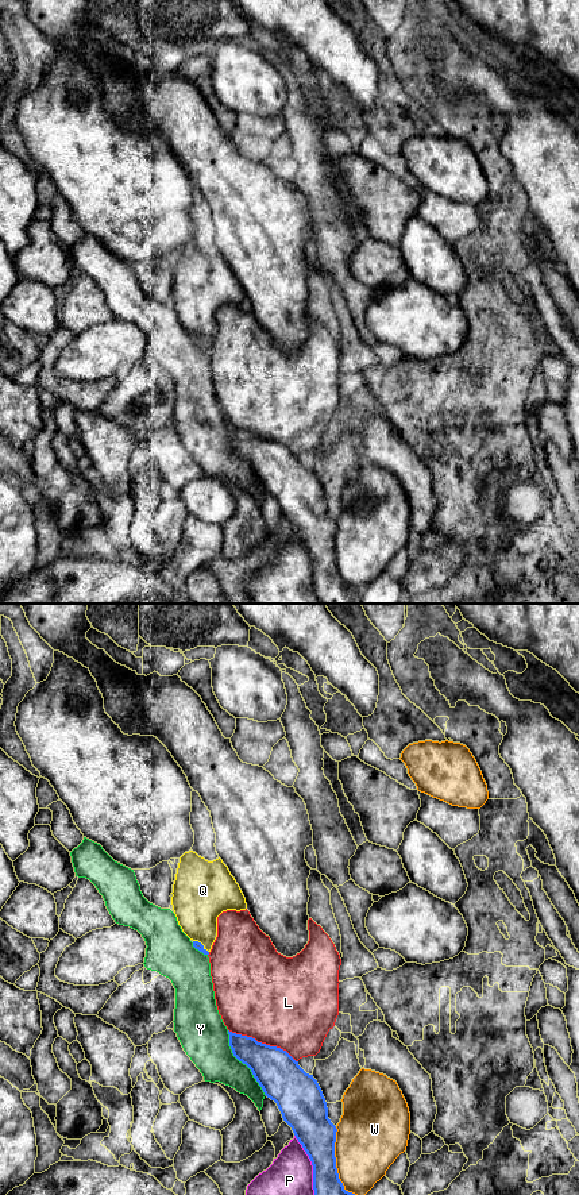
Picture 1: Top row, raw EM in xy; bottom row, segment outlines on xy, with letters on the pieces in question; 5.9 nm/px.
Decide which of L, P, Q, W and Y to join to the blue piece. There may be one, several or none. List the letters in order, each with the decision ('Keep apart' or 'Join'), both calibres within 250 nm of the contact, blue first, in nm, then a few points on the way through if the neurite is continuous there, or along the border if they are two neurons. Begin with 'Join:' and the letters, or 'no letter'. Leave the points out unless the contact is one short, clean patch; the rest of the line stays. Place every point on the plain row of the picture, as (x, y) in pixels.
Join: Y
L: Keep apart. Thickness 260 nm (blue) against 500 nm
P: Keep apart. Thickness 220 nm (blue) against 380 nm
Q: Keep apart. Thickness 50 nm (blue) against 300 nm
W: Keep apart. Thickness 220 nm (blue) against 380 nm
Y: Join. Thickness 260 nm (blue) against 280 nm

